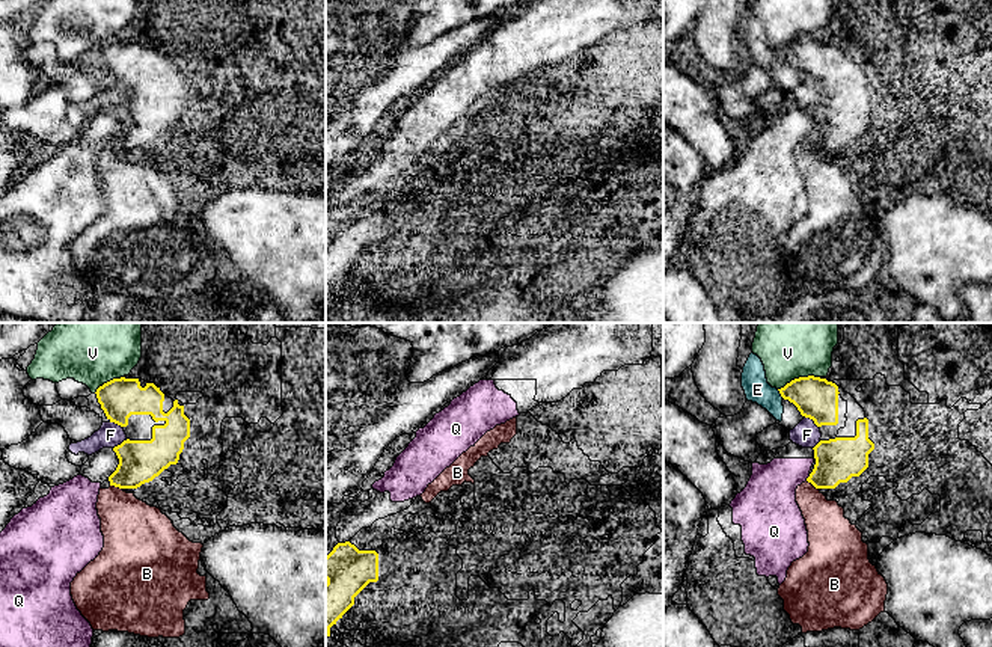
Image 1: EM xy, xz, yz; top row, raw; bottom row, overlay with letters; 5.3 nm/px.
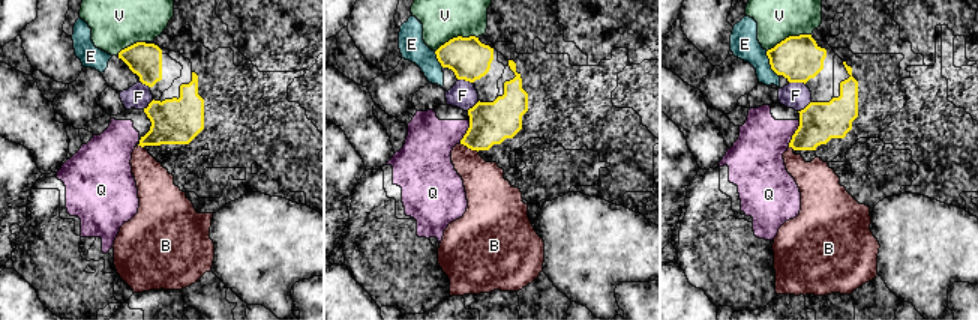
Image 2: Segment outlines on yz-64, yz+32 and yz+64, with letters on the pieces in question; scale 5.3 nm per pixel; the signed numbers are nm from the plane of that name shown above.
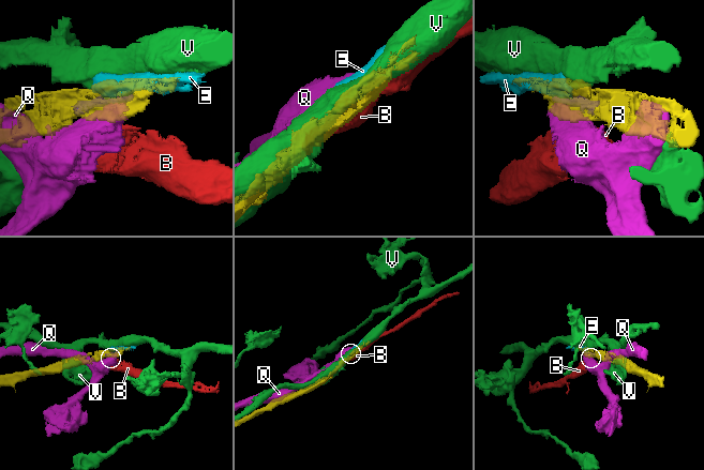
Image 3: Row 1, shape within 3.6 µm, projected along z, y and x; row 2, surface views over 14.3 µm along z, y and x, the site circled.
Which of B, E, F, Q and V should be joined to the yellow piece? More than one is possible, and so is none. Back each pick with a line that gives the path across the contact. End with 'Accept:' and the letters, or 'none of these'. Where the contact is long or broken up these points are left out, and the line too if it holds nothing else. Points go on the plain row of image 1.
Accept: none of these

